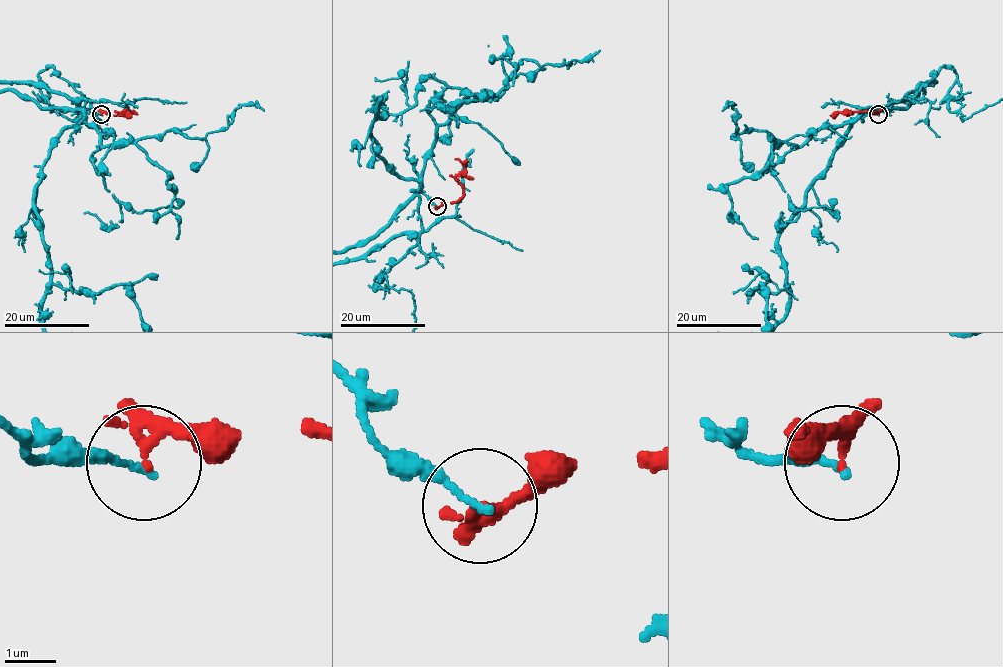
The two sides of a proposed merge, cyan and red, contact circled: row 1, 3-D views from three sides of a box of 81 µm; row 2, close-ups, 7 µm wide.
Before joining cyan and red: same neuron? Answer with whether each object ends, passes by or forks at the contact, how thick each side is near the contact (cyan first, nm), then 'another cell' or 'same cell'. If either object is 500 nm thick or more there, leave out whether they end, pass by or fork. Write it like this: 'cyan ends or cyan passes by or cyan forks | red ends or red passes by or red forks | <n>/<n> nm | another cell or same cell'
cyan ends | red forks | 160/170 nm | another cell

